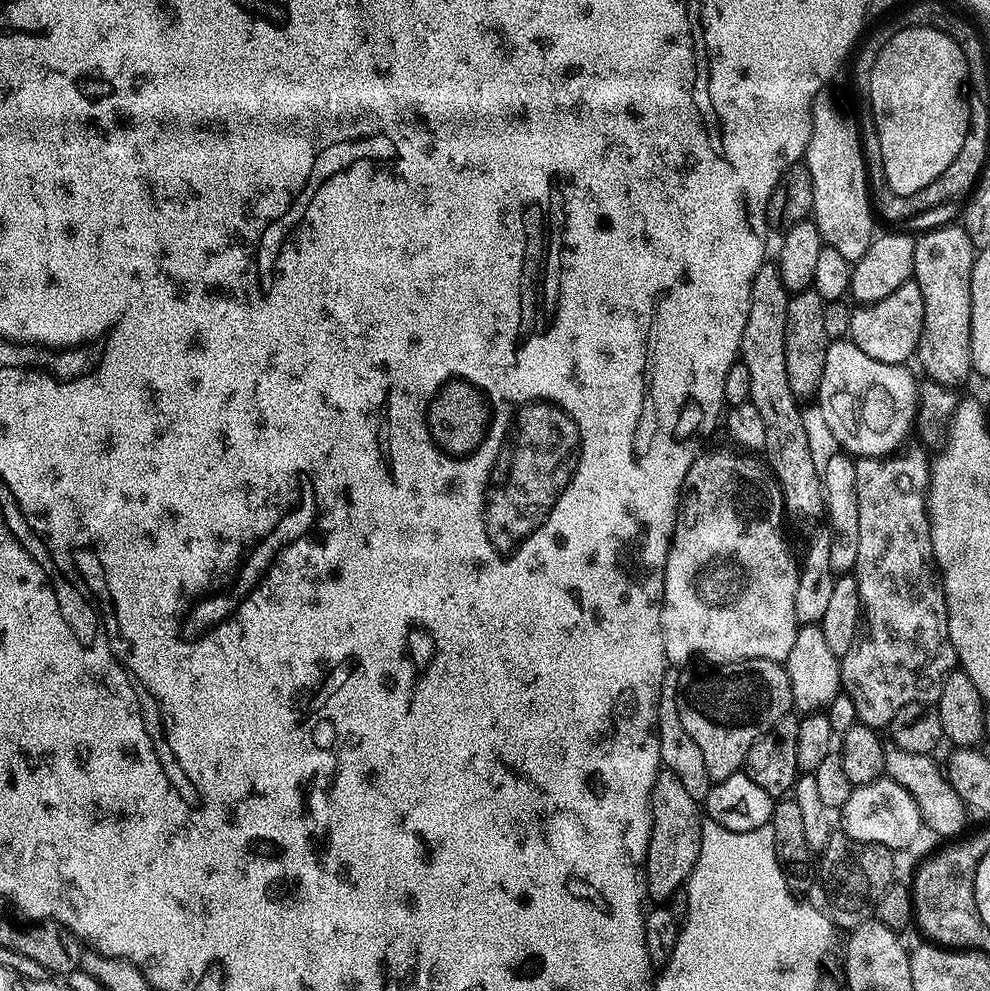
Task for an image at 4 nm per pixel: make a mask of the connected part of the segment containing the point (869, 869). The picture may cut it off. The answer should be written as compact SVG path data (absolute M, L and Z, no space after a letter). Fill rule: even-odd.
M843 830L832 833L824 850L818 856L821 880L819 883L830 900L832 896L832 904L836 907L834 924L837 929L851 930L875 917L878 898L882 898L882 894L894 882L892 871L895 870L896 864L892 861L892 856L893 849L881 844L858 842L846 835Z

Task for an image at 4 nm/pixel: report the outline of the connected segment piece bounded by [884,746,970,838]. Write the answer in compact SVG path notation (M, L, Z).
M895 746L885 747L884 776L898 782L898 786L902 786L914 798L923 827L927 831L929 828L940 836L948 836L944 838L956 838L965 831L963 828L968 824L970 809L956 793L951 781L942 771L941 765L939 768L932 759L931 755L910 754L910 750L902 750Z

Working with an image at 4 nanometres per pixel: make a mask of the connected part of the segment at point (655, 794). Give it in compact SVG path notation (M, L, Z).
M661 767L652 787L652 829L648 843L648 857L644 859L646 896L652 902L668 902L676 891L687 885L700 853L700 825L702 808L682 786L678 774Z

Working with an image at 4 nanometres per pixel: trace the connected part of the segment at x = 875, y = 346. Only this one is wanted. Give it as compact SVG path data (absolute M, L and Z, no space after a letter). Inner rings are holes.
M915 282L904 284L894 290L894 294L857 309L848 324L849 330L852 331L851 343L857 344L863 352L870 354L870 358L883 364L907 365L908 359L911 361L915 357L924 321L922 290L918 290Z

